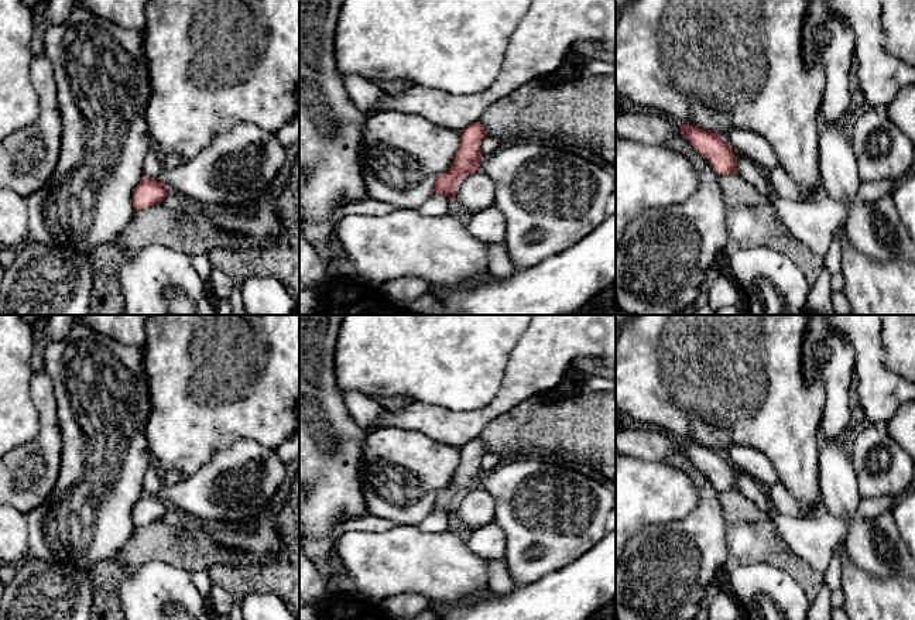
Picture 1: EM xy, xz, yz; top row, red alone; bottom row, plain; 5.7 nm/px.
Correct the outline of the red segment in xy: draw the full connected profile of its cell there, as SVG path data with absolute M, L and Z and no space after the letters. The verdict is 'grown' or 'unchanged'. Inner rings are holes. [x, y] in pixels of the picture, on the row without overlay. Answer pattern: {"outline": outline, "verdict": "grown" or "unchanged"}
{"outline": "M143 493L133 508L134 527L143 527L150 523L164 518L167 513L167 503L164 499Z", "verdict": "unchanged"}

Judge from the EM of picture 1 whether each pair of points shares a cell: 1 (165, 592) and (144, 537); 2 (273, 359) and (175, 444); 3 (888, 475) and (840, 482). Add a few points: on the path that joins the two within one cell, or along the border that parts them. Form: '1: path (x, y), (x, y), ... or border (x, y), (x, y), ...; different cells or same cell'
1: border (185, 569), (161, 561), (146, 561), (123, 576); different cells
2: path (256, 384), (243, 390), (229, 390), (202, 417); same cell
3: border (849, 456), (857, 482), (857, 493), (862, 497); different cells

